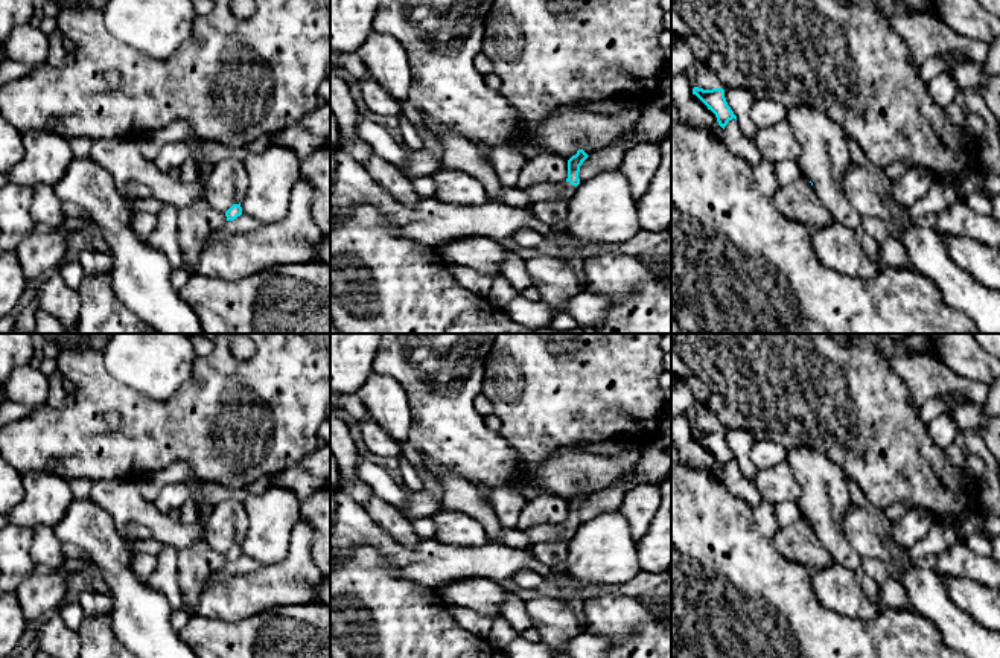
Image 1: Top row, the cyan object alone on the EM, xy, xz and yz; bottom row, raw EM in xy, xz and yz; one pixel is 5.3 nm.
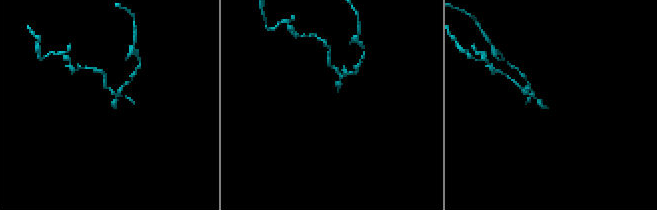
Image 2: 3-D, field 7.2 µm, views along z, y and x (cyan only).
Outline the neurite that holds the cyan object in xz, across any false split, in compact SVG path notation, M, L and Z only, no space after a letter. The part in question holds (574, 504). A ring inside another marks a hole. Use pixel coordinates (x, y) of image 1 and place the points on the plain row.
M578 490L575 497L568 501L568 519L562 524L543 524L525 530L528 539L536 545L546 541L563 541L569 544L575 529L580 525L580 507L589 497Z

